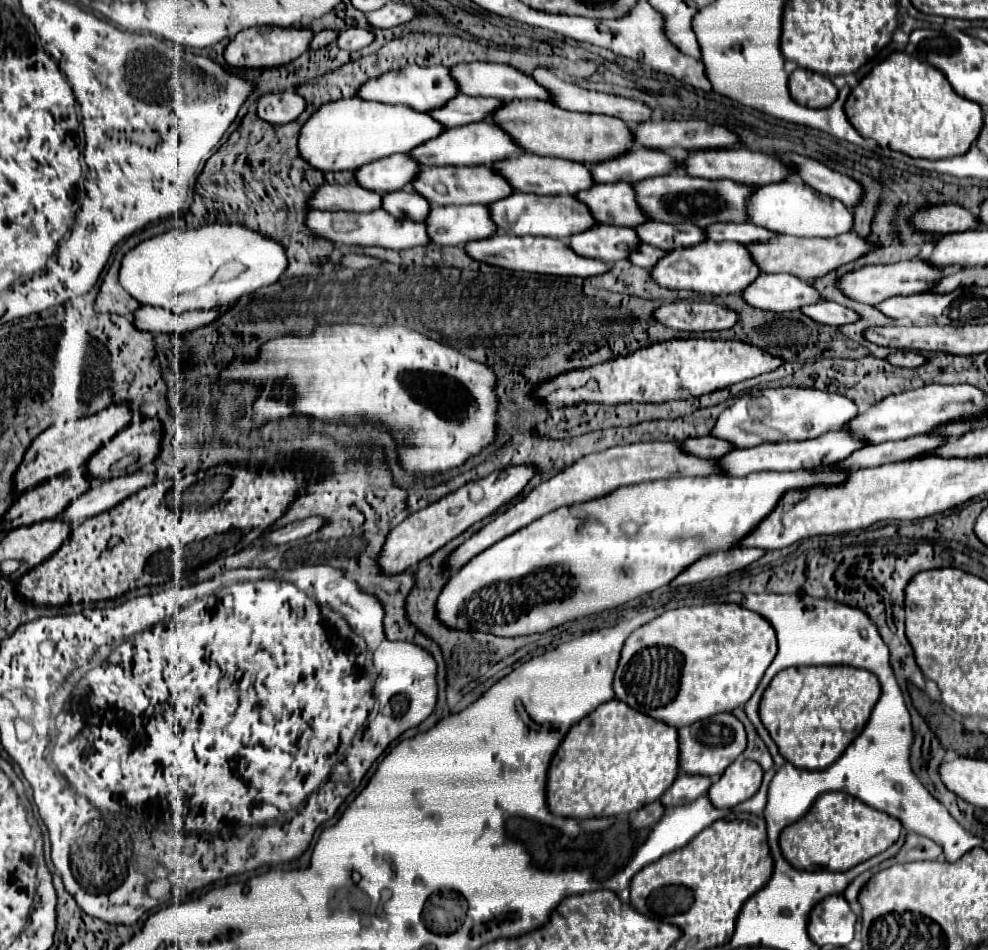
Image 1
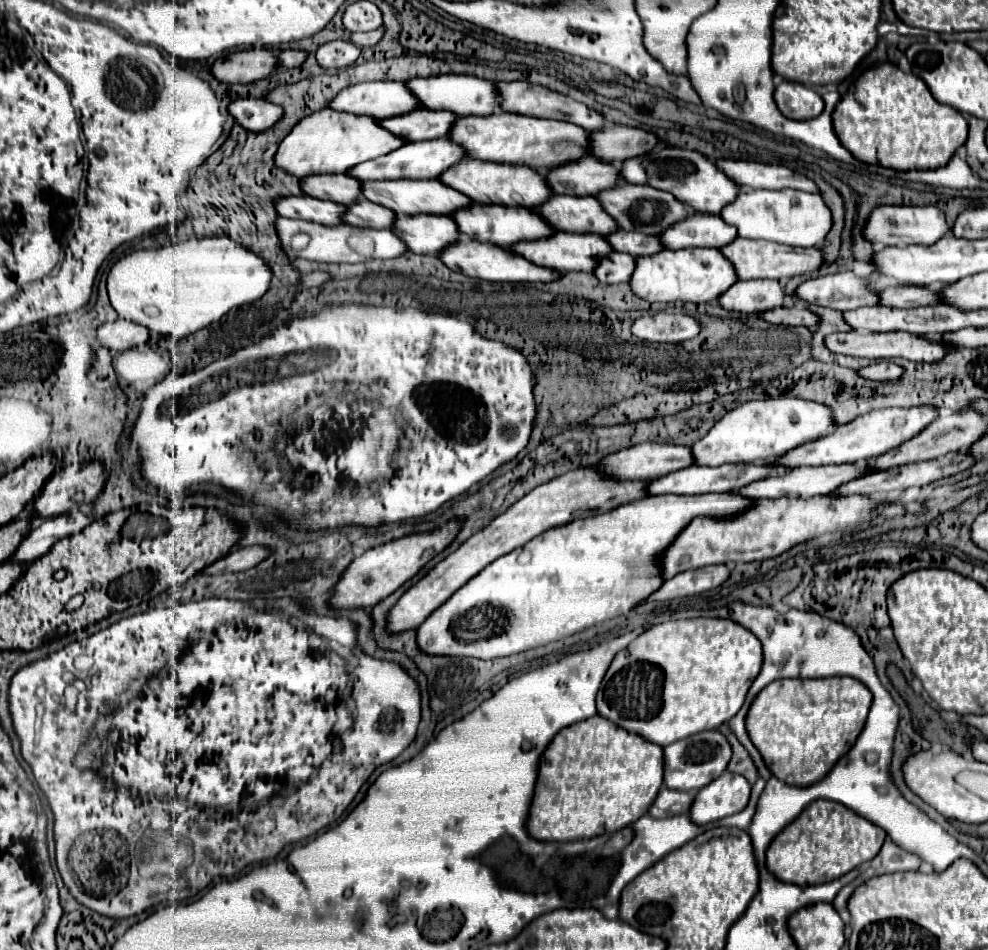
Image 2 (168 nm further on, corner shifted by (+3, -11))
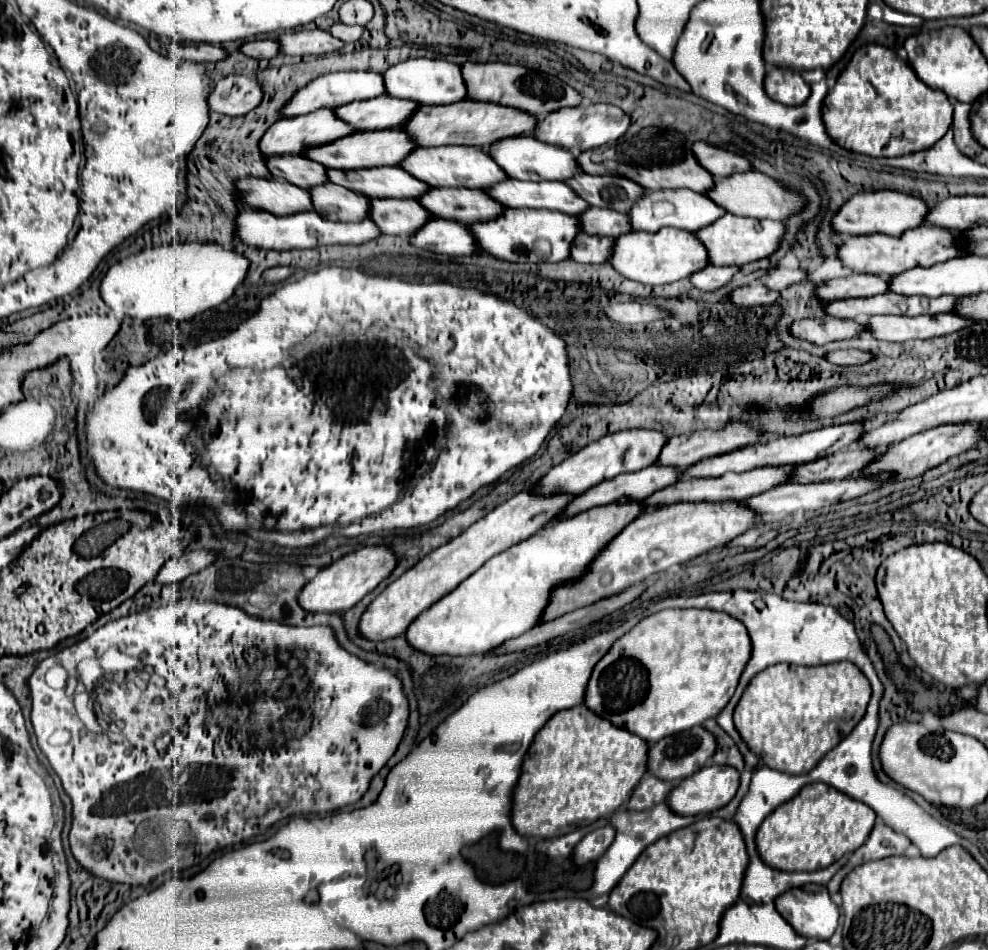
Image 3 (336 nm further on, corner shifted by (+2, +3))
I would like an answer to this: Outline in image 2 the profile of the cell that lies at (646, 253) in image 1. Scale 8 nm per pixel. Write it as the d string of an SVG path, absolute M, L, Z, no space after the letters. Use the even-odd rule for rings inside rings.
M614 252L602 258L598 262L598 270L594 270L594 276L604 282L628 282L634 272L634 256Z

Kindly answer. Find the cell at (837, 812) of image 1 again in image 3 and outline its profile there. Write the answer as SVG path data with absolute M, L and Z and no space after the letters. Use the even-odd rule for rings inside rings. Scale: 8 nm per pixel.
M815 782L767 816L757 832L757 848L763 862L773 868L813 872L831 866L843 854L851 854L863 846L873 824L875 812L867 804L845 796L823 782Z

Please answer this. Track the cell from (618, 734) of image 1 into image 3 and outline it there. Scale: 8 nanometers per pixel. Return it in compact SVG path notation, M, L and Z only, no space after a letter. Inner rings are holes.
M585 706L561 710L537 732L513 792L511 820L521 836L569 834L621 808L647 772L649 744Z

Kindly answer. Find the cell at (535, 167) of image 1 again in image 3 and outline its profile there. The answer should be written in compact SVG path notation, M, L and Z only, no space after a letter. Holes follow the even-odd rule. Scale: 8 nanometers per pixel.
M447 145L440 147L419 147L407 160L403 160L403 168L411 172L419 180L429 180L432 187L465 186L465 188L493 188L495 184L507 180L507 172L493 160L493 156L483 150L465 145Z

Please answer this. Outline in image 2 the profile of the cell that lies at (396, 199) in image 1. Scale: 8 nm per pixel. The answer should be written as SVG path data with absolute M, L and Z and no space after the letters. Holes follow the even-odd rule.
M362 198L346 208L346 214L342 214L342 222L362 228L390 228L394 224L394 214L384 206Z

